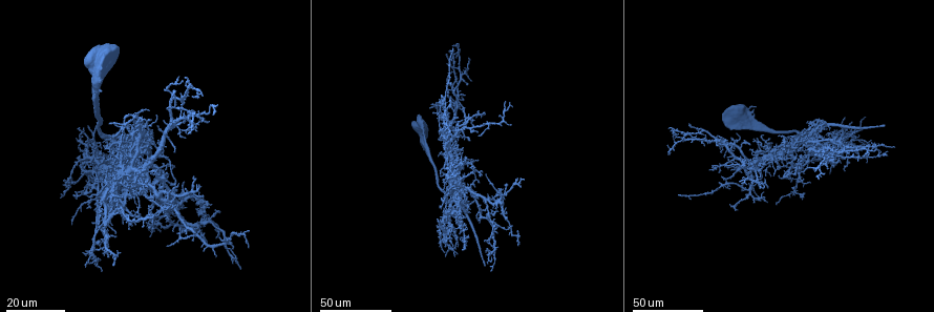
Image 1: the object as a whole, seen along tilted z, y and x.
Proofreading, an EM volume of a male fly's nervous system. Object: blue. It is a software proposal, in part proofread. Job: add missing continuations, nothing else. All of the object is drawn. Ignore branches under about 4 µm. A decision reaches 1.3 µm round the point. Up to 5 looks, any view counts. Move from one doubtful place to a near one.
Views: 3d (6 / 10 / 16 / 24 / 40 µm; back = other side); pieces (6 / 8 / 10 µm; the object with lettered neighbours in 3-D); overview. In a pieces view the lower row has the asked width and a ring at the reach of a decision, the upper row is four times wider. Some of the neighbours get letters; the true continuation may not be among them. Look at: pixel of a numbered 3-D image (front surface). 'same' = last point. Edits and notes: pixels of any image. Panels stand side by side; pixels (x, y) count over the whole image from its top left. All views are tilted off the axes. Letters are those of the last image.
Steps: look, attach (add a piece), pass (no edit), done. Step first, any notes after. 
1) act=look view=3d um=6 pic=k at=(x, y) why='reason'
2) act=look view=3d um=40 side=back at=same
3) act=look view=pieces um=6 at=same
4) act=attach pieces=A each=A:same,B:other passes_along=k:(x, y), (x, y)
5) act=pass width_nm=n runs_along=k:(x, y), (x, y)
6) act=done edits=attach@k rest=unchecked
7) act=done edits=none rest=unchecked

act=look view=3d um=40 pic=1 at=(239, 237) why='branch stops here'

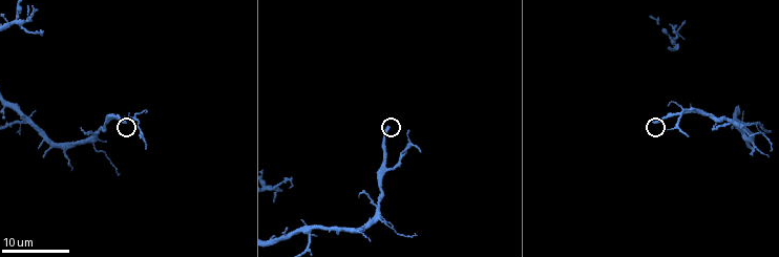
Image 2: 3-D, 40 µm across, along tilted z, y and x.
act=look view=pieces um=6 pic=2 at=(654, 121)

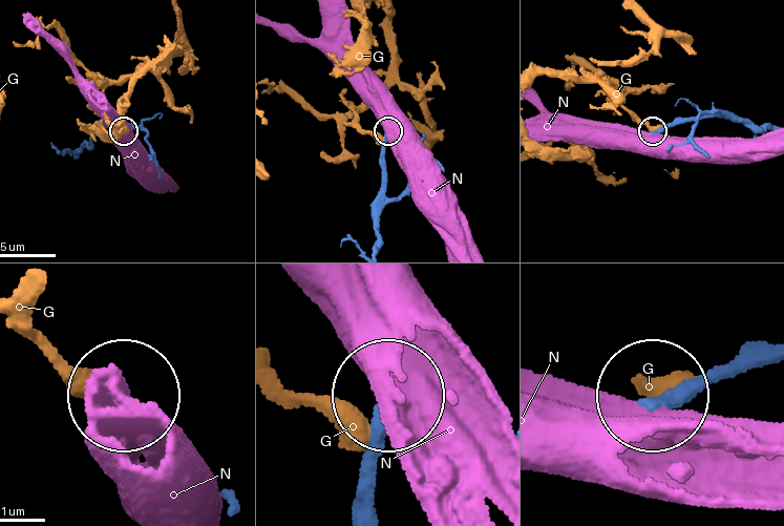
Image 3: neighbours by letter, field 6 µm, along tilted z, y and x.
act=pass each=G:other,N:other found='none of them fits'

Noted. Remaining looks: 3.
act=look view=3d um=40 pic=1 at=(717, 136) why='branch stops here'

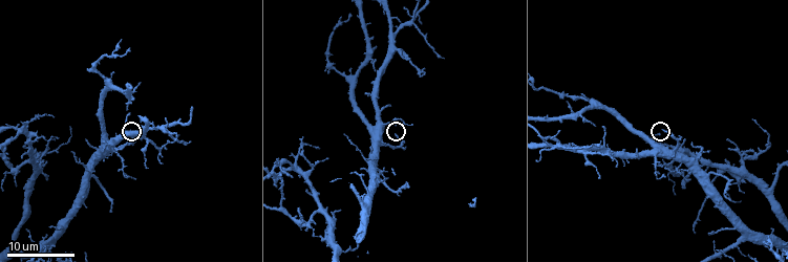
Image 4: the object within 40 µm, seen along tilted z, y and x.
act=look view=pieces um=10 pic=4 at=(662, 129)

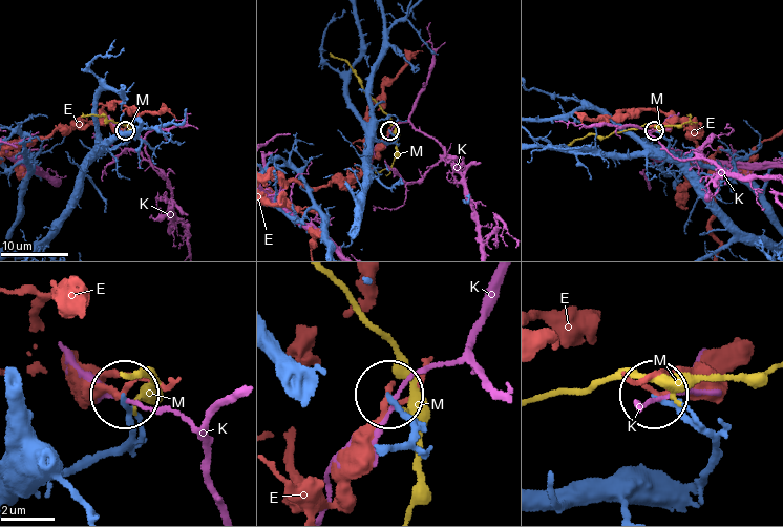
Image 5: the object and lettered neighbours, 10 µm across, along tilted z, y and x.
act=pass each=E:other,K:other,M:other found='none of them fits'

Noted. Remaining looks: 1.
act=done edits=none rest=unchecked

